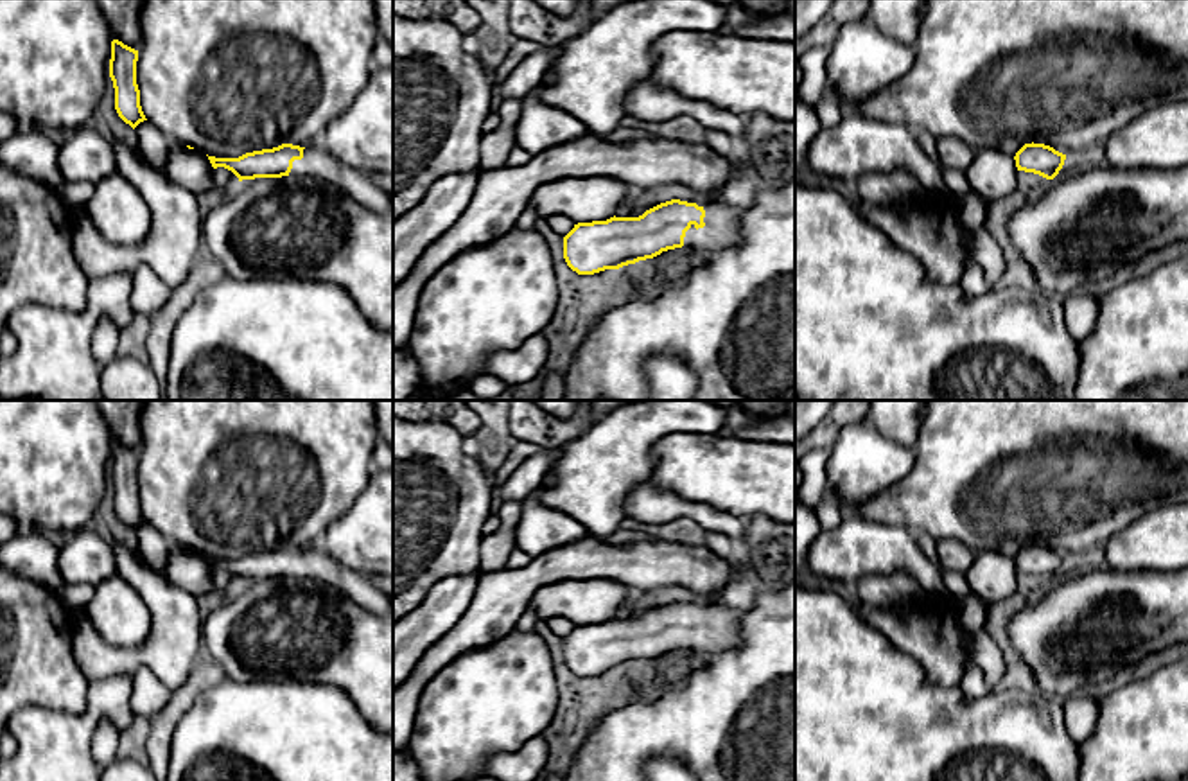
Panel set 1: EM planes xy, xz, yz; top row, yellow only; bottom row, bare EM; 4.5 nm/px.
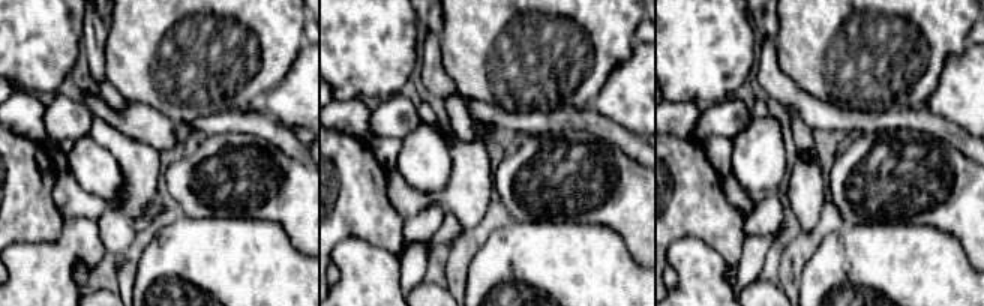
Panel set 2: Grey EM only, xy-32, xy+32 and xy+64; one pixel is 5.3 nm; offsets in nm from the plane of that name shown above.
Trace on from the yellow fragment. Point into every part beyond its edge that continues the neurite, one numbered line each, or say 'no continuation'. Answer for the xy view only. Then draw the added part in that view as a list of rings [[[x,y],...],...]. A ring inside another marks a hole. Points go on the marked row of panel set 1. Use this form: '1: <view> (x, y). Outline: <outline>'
1: xy (318, 162). Outline: [[[305,147],[303,158],[293,162],[289,176],[314,176],[346,192],[354,201],[377,214],[393,214],[391,194],[380,189],[370,174],[364,174],[325,147]]]

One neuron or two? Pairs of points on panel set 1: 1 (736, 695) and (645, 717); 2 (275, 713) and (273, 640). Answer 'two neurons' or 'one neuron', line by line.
1: one neuron
2: two neurons

